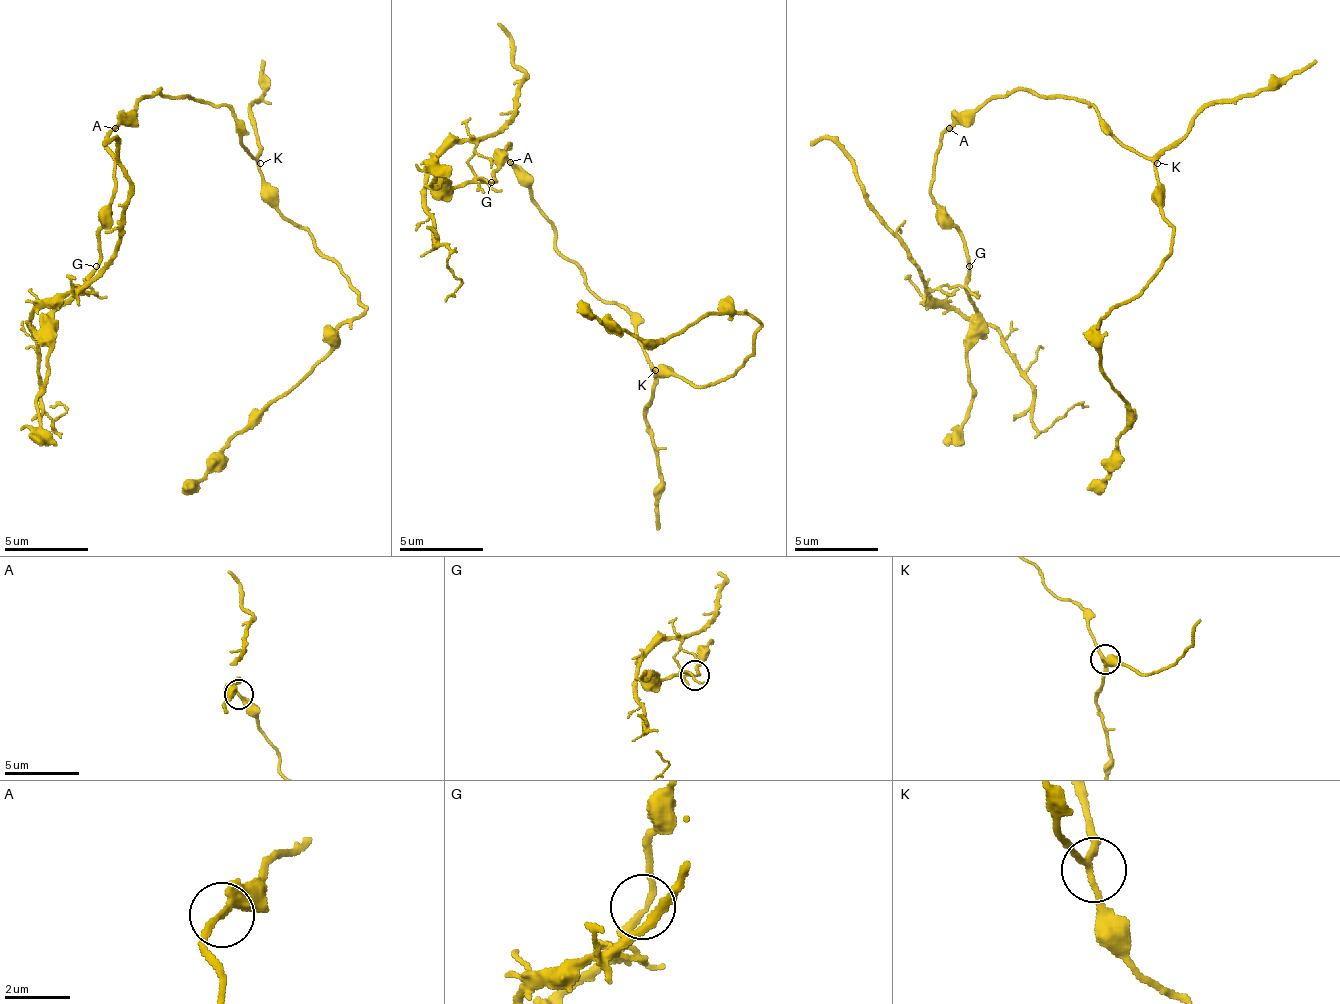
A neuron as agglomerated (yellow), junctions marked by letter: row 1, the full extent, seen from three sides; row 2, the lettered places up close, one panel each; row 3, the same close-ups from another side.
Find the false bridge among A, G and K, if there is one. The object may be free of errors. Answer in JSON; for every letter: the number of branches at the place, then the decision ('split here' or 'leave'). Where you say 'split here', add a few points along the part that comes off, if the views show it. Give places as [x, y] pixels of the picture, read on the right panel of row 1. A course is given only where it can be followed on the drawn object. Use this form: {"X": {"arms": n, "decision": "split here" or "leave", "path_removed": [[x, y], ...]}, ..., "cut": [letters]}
{"A": {"arms": 3, "decision": "leave"}, "G": {"arms": 2, "decision": "leave"}, "K": {"arms": 3, "decision": "leave"}, "cut": []}

